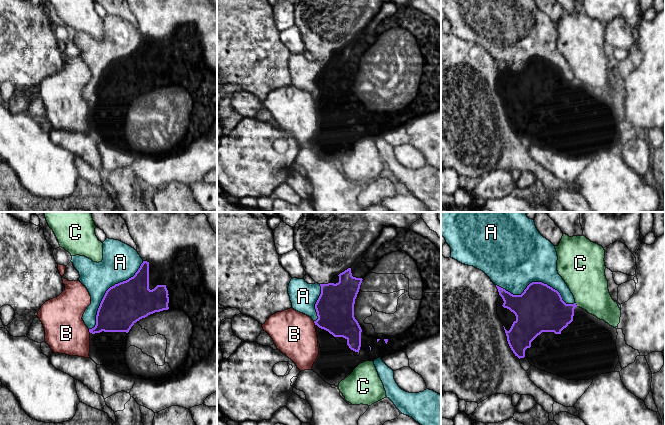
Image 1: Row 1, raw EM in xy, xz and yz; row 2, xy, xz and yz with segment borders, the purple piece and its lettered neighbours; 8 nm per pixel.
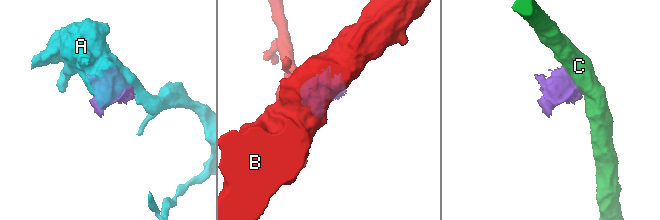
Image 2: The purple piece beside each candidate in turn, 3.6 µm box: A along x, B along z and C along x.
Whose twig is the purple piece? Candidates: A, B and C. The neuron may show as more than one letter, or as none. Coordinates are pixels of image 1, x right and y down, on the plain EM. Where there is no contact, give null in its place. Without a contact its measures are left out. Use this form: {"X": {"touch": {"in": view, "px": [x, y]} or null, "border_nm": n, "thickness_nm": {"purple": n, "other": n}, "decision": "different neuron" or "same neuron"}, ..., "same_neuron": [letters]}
{"A": {"touch": {"in": "yz", "px": [536, 58]}, "border_nm": 650, "thickness_nm": {"purple": 380, "other": 460}, "decision": "different neuron"}, "B": {"touch": {"in": "xy", "px": [89, 107]}, "border_nm": 40, "thickness_nm": {"purple": 280, "other": 340}, "decision": "different neuron"}, "C": {"touch": {"in": "yz", "px": [575, 80]}, "border_nm": 40, "thickness_nm": {"purple": 340, "other": 320}, "decision": "different neuron"}, "same_neuron": []}

